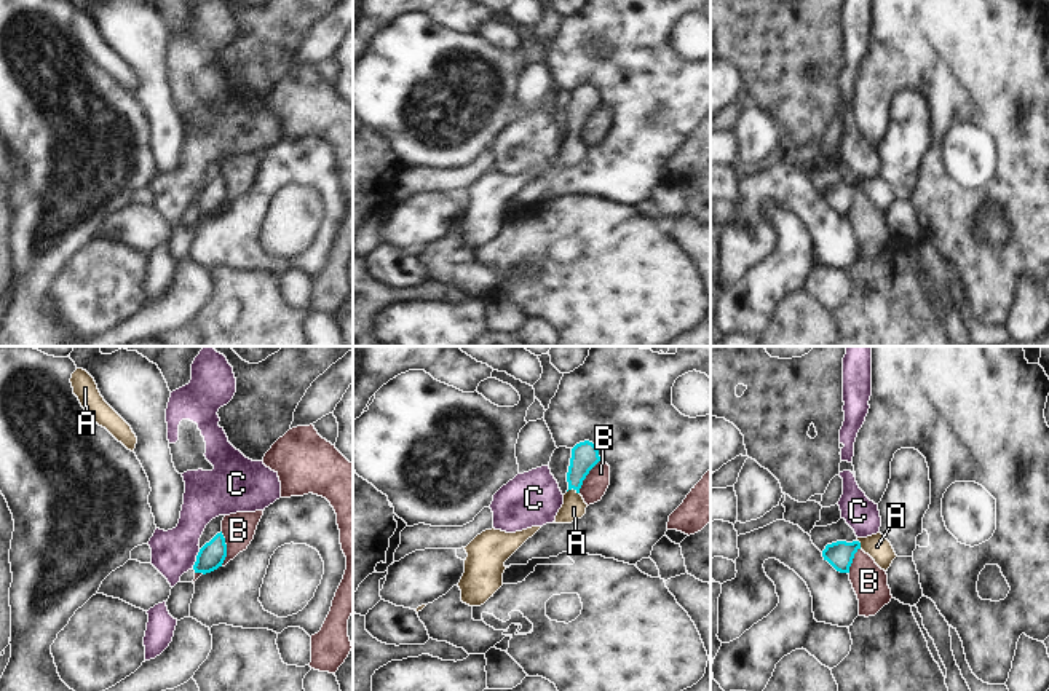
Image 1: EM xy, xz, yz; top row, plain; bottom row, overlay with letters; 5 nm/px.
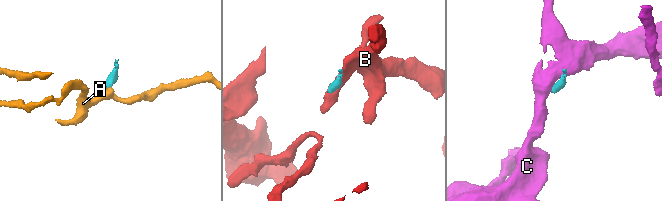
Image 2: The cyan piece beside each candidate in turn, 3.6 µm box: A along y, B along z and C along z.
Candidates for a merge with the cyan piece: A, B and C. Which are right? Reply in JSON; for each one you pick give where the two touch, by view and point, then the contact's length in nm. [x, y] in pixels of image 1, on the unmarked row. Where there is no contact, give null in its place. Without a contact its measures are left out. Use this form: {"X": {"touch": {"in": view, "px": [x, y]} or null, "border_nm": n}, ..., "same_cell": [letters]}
{"A": {"touch": {"in": "xz", "px": [573, 131]}, "border_nm": 70}, "same_cell": ["A"]}

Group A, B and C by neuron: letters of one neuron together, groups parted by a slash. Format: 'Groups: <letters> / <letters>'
Groups: A / B / C

